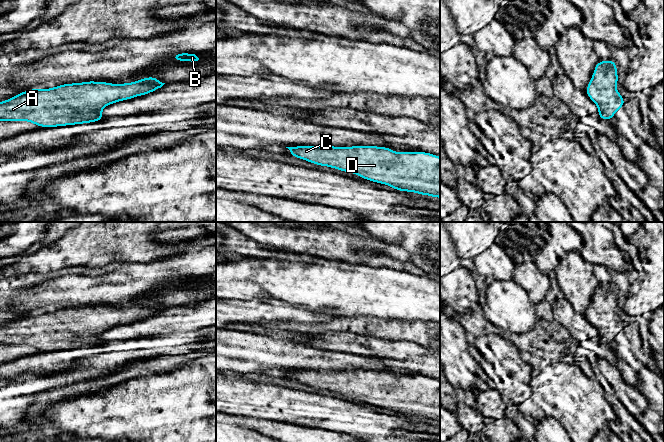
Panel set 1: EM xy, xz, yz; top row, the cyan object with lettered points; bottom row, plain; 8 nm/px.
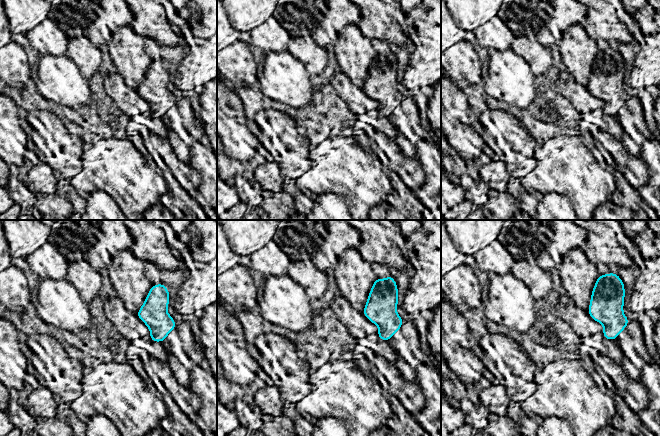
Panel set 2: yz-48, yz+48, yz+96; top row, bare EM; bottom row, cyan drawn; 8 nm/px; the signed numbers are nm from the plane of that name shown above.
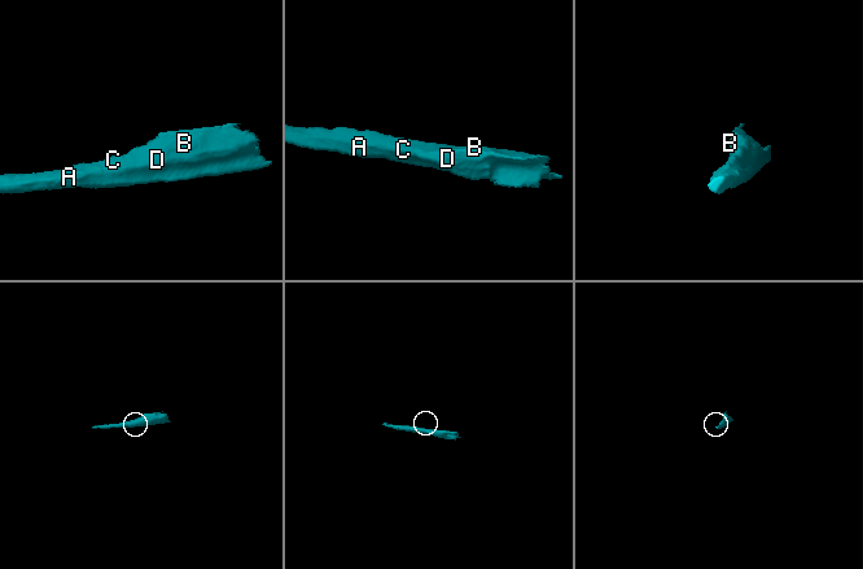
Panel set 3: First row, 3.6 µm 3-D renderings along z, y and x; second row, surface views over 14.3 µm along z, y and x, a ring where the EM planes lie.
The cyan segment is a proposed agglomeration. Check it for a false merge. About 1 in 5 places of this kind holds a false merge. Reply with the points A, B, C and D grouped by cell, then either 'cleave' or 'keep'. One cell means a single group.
A B C D; keep

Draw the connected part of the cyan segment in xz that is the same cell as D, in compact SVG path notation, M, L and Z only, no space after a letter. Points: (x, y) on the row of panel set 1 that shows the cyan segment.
M294 146L286 147L291 156L319 166L328 166L398 191L440 198L440 157L427 152L395 152L379 146Z

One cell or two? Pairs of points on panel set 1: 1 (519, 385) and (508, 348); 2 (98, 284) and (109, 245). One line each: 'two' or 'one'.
1: one
2: two

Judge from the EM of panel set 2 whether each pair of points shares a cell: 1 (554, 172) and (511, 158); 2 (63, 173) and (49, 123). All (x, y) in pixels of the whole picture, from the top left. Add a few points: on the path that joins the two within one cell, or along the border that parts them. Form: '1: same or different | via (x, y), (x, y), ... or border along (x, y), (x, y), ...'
1: different | border along (536, 146), (534, 151), (536, 165), (521, 178)
2: same | via (67, 161), (67, 143), (59, 135)

